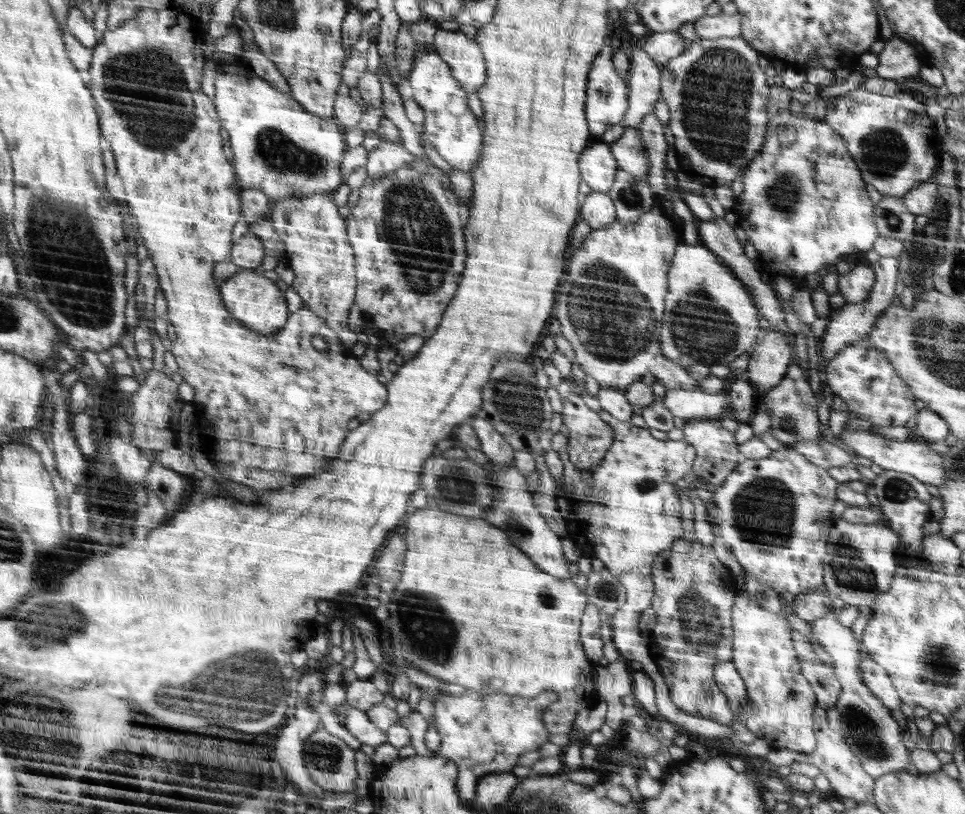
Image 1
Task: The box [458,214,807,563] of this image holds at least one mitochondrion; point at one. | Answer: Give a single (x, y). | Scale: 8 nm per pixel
(612, 319)

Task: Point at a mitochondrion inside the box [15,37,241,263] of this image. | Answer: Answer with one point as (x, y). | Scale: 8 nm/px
(149, 94)

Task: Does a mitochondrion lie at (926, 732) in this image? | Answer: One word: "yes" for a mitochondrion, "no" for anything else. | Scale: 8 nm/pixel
no

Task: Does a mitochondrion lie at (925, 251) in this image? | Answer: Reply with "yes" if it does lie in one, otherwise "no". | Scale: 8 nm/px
yes

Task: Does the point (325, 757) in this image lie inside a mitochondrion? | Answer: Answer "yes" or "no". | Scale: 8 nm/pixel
yes

